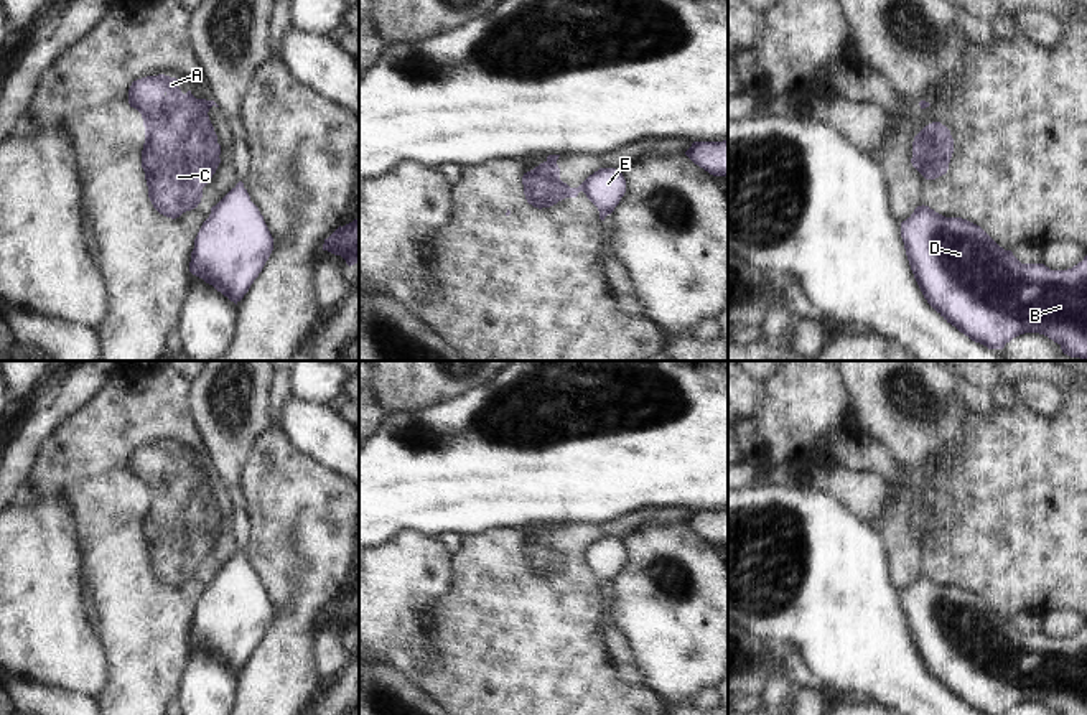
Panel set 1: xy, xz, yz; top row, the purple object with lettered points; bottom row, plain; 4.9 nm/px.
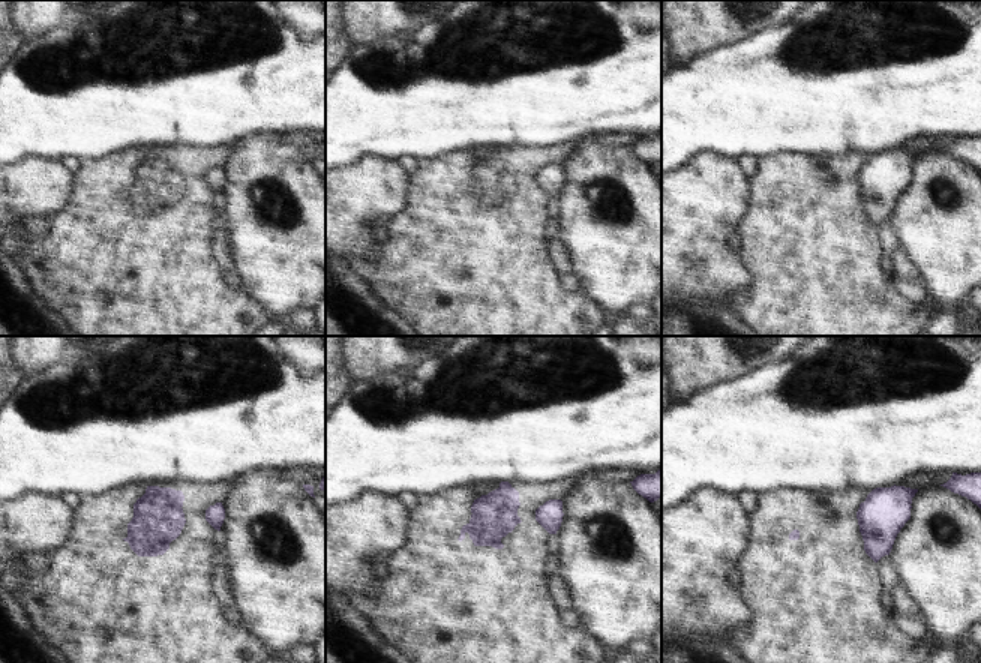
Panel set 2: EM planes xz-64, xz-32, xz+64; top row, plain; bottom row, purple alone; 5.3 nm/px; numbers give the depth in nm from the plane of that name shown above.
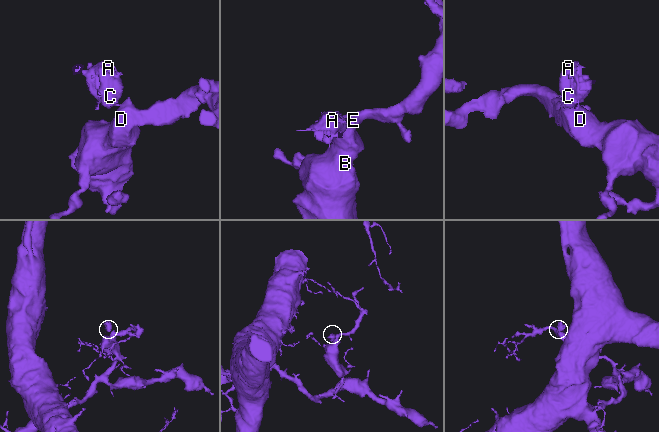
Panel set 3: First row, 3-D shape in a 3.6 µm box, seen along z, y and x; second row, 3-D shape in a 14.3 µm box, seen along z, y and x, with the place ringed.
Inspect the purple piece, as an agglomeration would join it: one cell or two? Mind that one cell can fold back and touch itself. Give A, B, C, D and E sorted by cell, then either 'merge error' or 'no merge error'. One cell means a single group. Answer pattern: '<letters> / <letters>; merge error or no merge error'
A C / B D E; merge error

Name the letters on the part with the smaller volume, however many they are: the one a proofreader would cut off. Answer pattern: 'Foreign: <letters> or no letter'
Foreign: A, C

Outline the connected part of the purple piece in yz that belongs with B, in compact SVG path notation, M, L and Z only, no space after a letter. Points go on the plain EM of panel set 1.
M924 573L901 591L901 606L927 672L972 710L983 715L1005 715L1019 703L1039 702L1061 715L1087 715L1087 624L1067 639L1051 639L1044 633L1021 633L980 595L962 586L945 586Z

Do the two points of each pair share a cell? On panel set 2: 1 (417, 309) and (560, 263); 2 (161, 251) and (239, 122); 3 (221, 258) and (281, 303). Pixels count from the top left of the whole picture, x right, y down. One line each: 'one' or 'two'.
1: two
2: two
3: two

